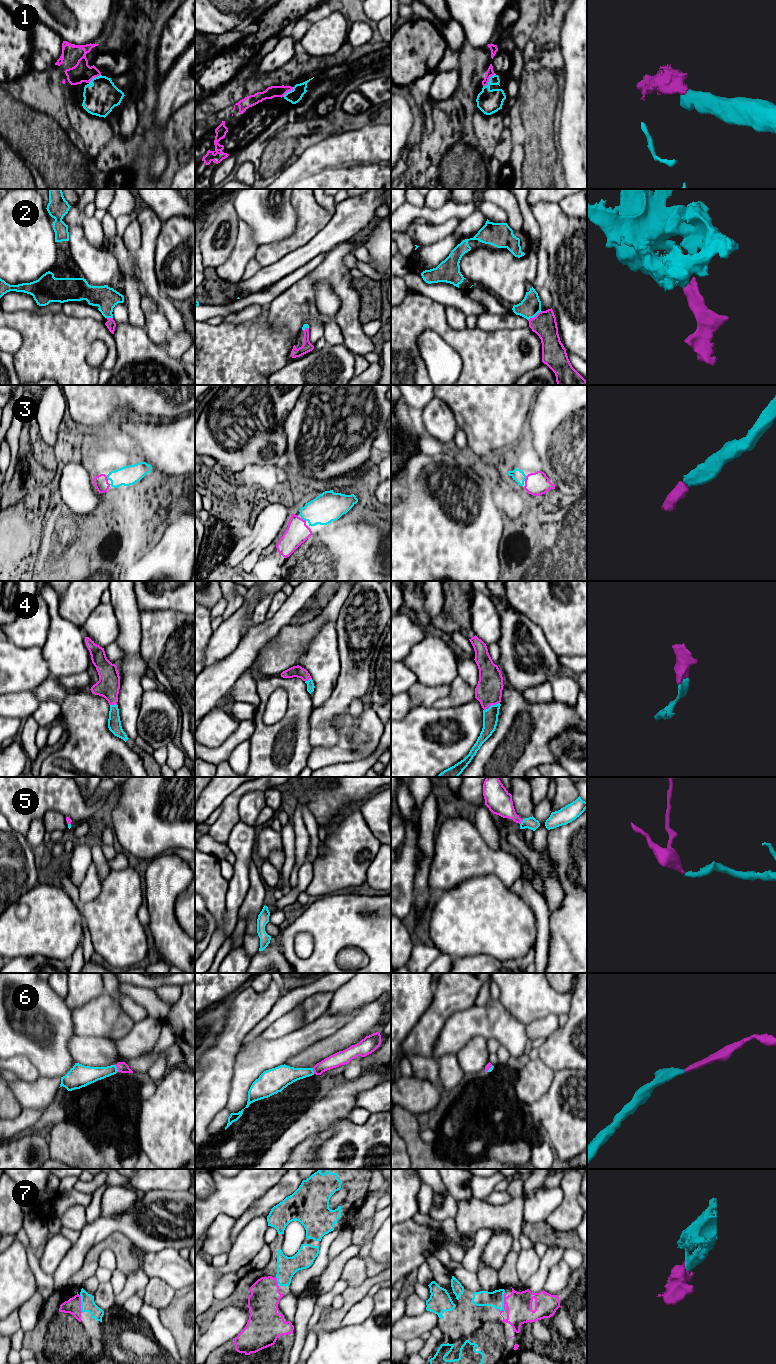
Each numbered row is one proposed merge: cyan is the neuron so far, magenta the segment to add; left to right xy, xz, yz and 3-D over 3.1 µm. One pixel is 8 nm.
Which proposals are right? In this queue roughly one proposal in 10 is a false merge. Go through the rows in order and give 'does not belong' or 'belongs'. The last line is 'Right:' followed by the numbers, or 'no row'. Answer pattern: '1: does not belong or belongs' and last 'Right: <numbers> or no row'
1: belongs
2: belongs
3: belongs
4: belongs
5: belongs
6: belongs
7: belongs
Right: 1, 2, 3, 4, 5, 6, 7

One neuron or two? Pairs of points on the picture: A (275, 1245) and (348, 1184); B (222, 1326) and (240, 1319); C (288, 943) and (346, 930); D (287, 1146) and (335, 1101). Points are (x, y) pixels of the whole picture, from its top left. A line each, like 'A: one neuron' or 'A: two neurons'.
A: one neuron
B: one neuron
C: one neuron
D: one neuron

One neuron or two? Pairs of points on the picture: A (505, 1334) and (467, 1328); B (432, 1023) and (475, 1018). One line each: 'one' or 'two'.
A: one
B: two

